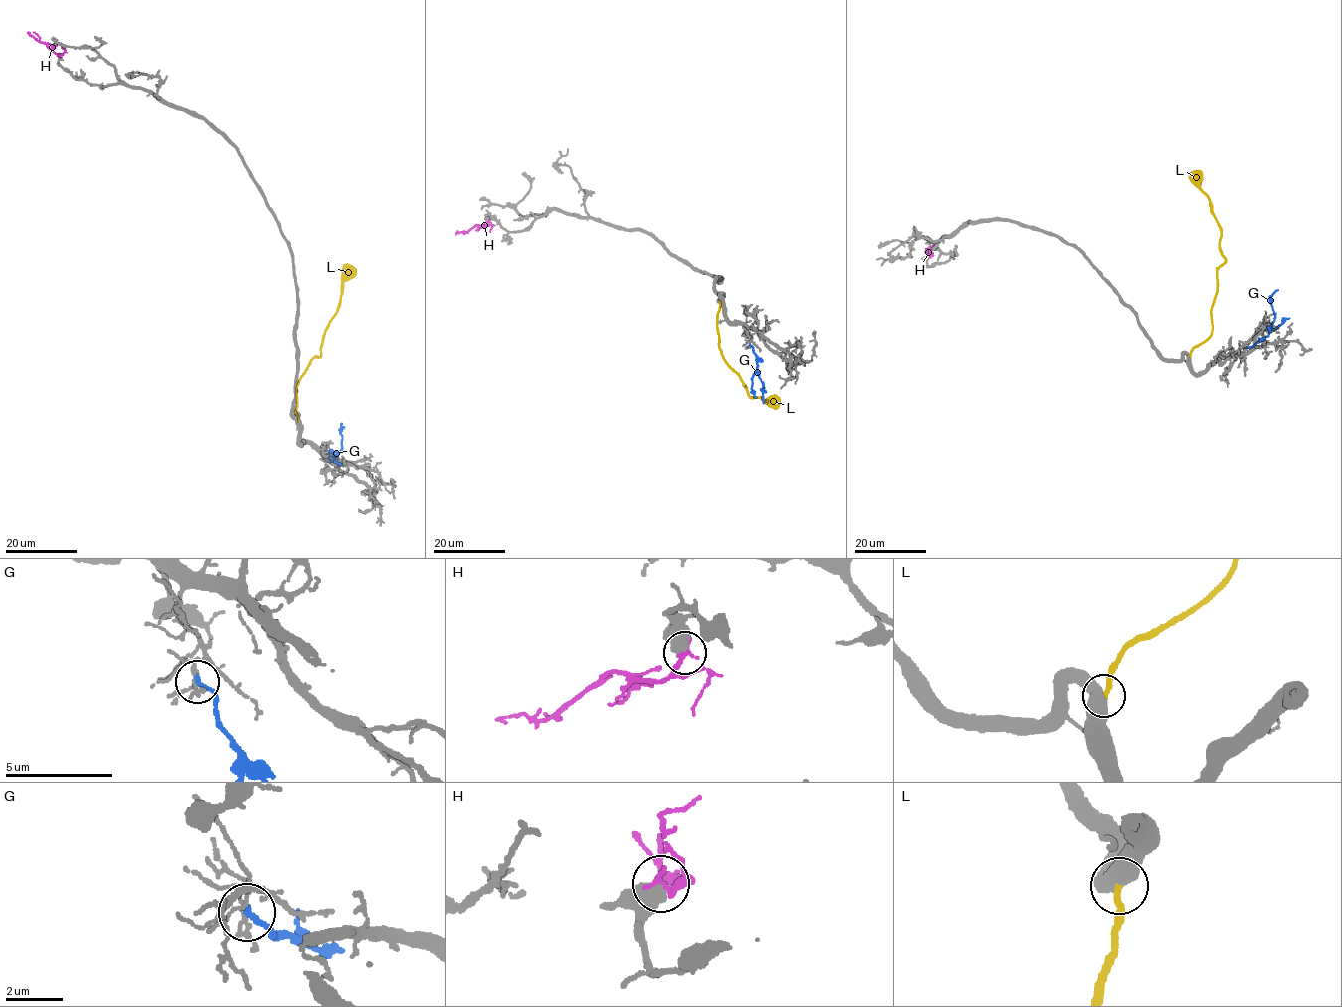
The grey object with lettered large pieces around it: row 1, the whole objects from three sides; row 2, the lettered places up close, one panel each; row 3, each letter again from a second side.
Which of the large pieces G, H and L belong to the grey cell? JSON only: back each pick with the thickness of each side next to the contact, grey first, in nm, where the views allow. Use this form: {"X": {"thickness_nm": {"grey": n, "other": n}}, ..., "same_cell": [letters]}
{"L": {"thickness_nm": {"grey": 550, "other": 240}}, "same_cell": ["L"]}

